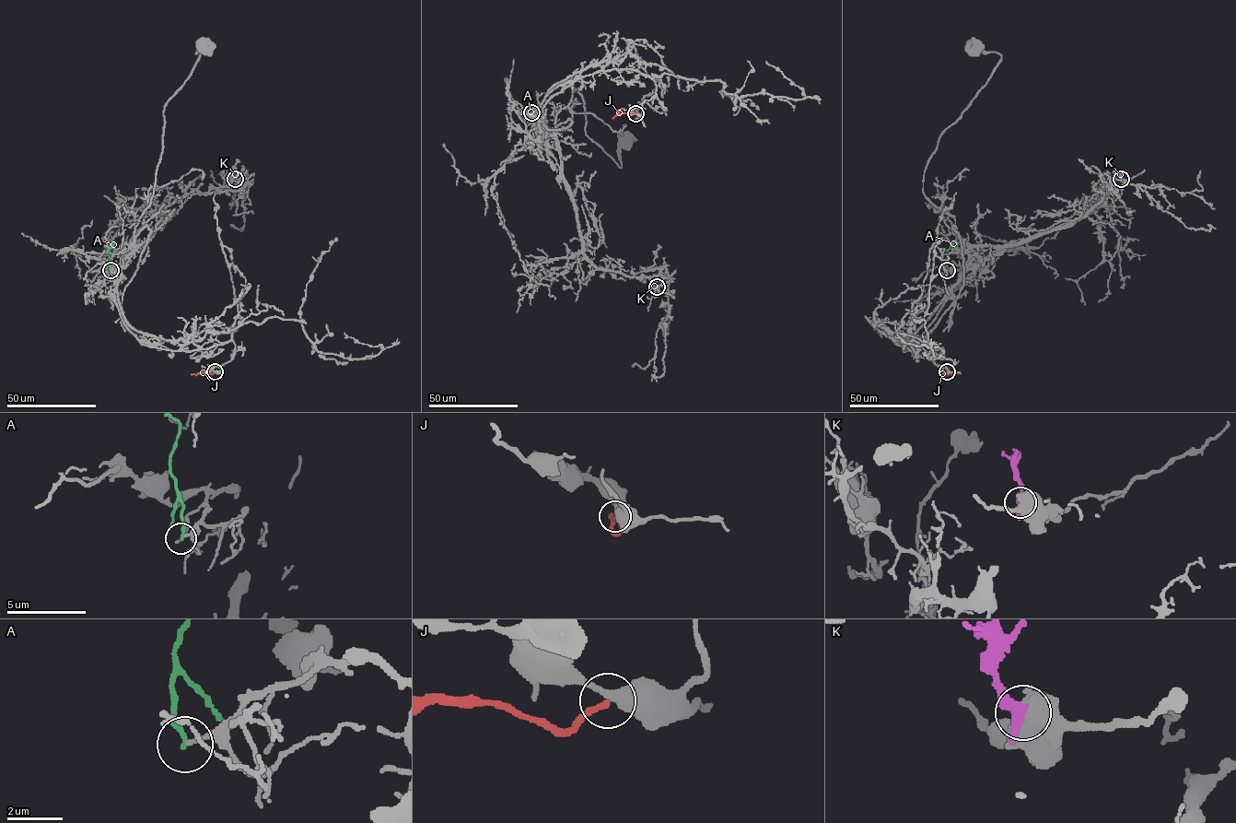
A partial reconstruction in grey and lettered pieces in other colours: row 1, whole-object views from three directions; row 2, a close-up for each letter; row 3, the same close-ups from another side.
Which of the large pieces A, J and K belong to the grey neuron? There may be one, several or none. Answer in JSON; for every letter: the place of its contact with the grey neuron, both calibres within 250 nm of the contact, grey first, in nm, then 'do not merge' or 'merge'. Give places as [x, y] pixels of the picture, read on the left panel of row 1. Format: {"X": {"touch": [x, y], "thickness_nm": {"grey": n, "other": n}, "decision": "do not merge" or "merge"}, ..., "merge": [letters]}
{"A": {"touch": [110, 270], "thickness_nm": {"grey": 130, "other": 190}, "decision": "do not merge"}, "J": {"touch": [215, 371], "thickness_nm": {"grey": 340, "other": 200}, "decision": "do not merge"}, "K": {"touch": [235, 179], "thickness_nm": {"grey": 500, "other": 440}, "decision": "do not merge"}, "merge": []}

